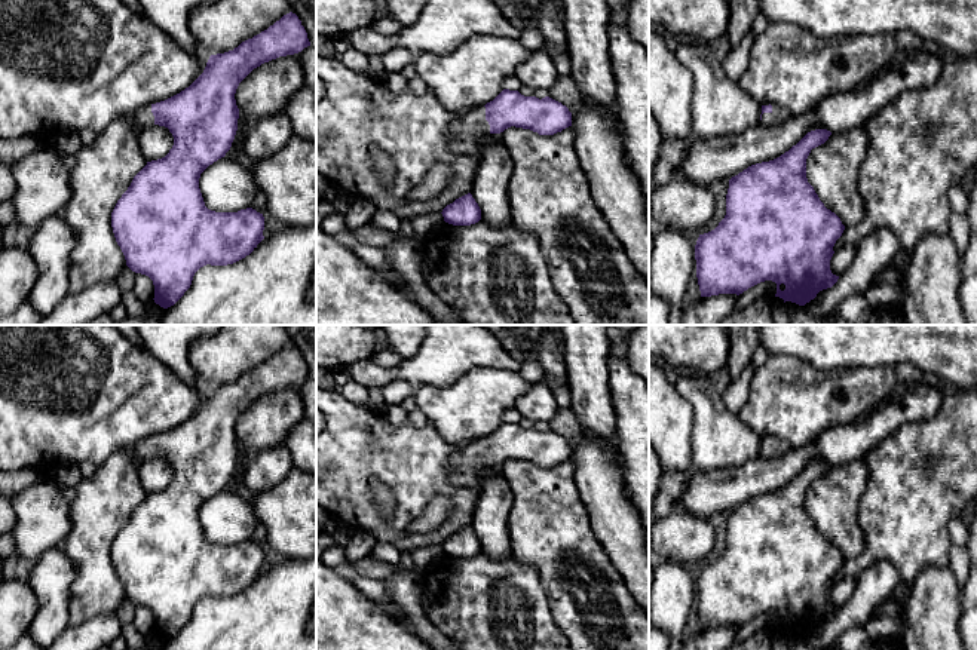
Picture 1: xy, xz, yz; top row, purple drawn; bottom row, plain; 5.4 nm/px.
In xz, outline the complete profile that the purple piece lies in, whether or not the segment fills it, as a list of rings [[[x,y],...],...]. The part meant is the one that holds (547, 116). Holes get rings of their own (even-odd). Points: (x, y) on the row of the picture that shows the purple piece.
[[[503,89],[493,101],[466,111],[450,125],[450,147],[460,154],[474,154],[477,138],[500,134],[515,126],[539,135],[554,135],[572,126],[572,113],[561,102],[545,96],[524,96],[518,91]]]

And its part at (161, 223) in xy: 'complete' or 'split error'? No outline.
split error

